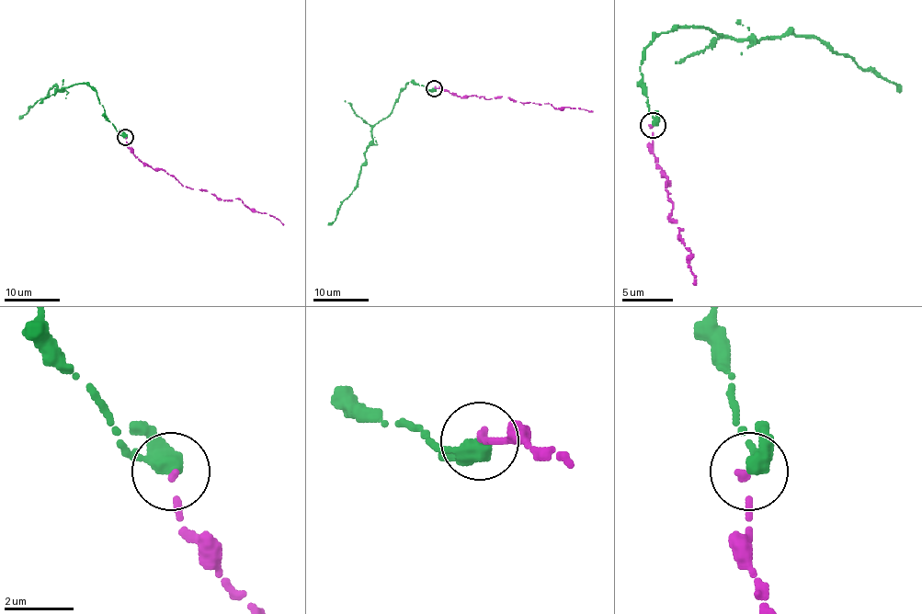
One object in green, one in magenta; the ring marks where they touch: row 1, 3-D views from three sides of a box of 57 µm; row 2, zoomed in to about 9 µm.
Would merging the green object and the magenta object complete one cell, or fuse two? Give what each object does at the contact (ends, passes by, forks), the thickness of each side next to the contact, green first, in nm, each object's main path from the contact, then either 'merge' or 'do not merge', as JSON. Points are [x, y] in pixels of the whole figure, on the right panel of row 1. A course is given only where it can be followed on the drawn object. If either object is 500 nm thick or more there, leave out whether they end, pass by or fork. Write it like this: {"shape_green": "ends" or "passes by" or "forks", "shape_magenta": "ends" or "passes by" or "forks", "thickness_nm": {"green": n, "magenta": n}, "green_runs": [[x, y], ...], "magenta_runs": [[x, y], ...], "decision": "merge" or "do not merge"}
{"shape_green": "passes by", "shape_magenta": "ends", "thickness_nm": {"green": 360, "magenta": 190}, "green_runs": [[653, 126], [641, 62], [648, 44], [678, 27], [746, 39], [810, 34], [899, 93]], "magenta_runs": [[653, 126], [655, 161], [668, 181], [673, 204], [671, 220], [691, 255], [686, 260], [696, 282]], "decision": "do not merge"}

